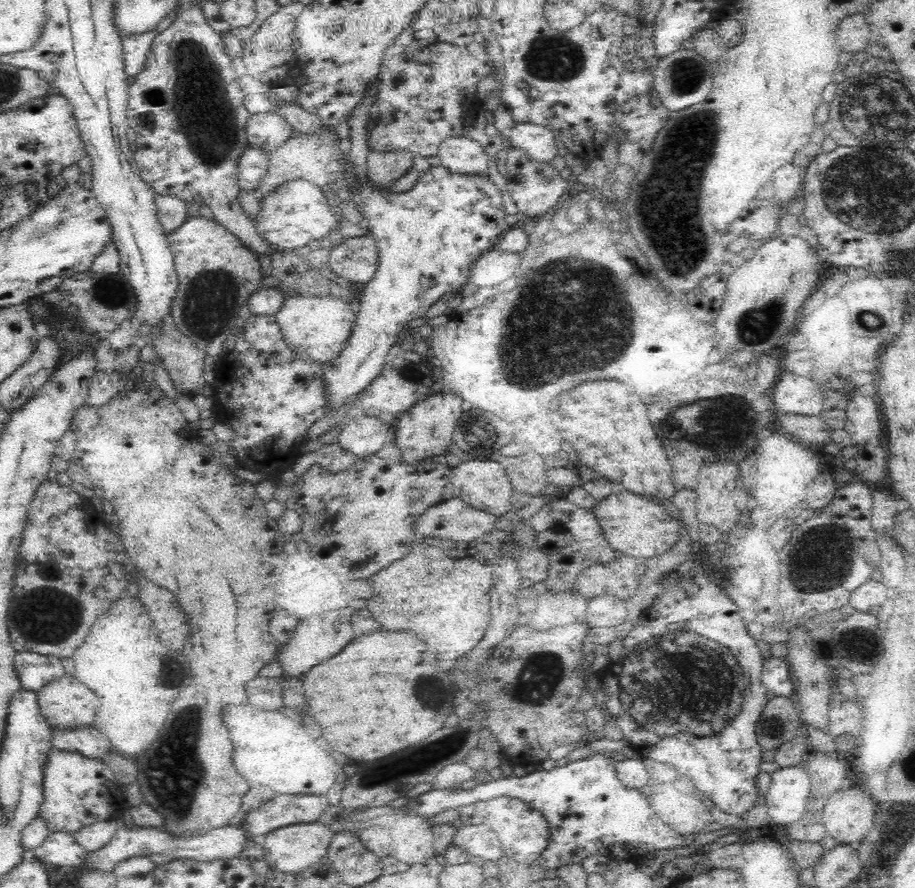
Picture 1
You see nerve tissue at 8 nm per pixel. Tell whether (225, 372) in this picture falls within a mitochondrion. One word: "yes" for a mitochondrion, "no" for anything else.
no

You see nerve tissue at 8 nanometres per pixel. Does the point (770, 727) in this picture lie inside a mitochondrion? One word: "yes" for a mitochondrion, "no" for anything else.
yes

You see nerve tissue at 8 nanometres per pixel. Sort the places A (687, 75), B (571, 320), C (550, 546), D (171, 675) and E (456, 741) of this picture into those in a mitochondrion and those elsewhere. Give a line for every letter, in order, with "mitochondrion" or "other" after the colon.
A: mitochondrion
B: mitochondrion
C: other
D: mitochondrion
E: mitochondrion

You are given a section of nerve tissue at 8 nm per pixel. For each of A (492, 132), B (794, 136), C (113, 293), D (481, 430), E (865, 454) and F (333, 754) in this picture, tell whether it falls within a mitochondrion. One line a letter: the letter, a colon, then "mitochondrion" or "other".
A: other
B: other
C: mitochondrion
D: mitochondrion
E: other
F: other

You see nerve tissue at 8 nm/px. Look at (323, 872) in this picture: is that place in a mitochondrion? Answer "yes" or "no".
yes

